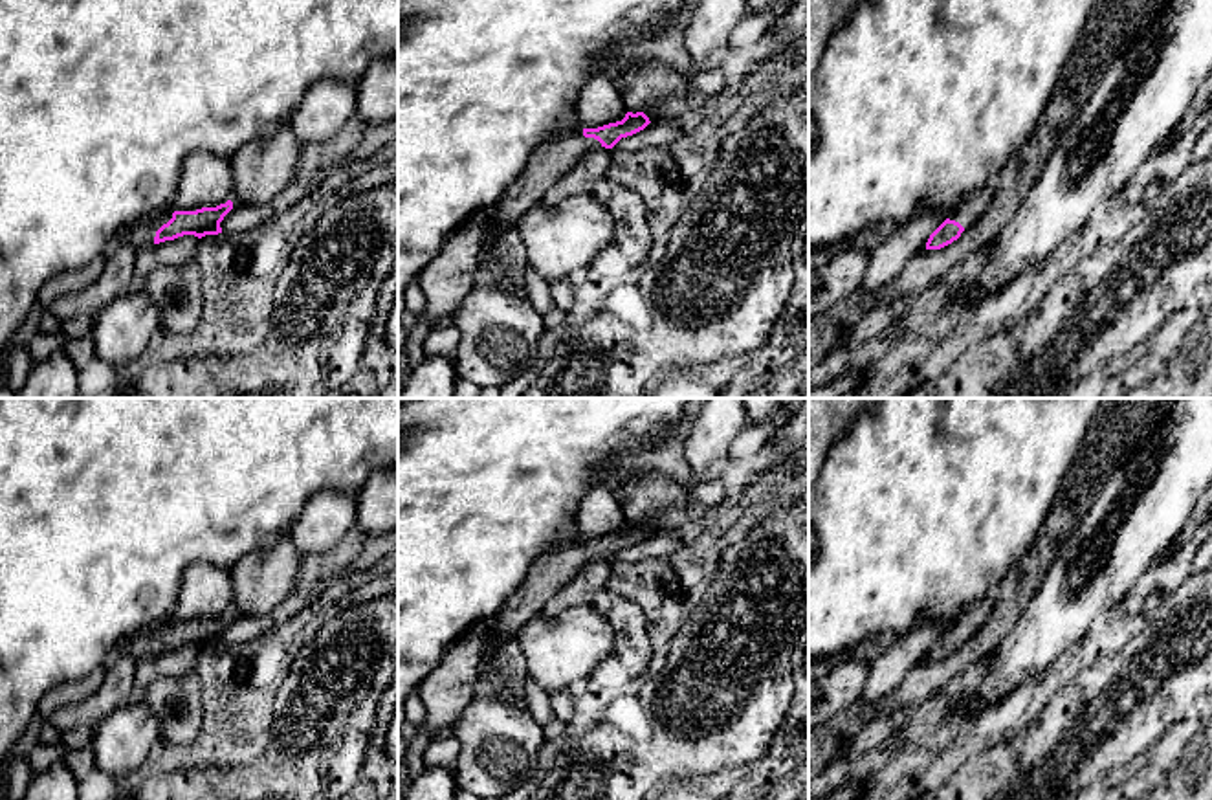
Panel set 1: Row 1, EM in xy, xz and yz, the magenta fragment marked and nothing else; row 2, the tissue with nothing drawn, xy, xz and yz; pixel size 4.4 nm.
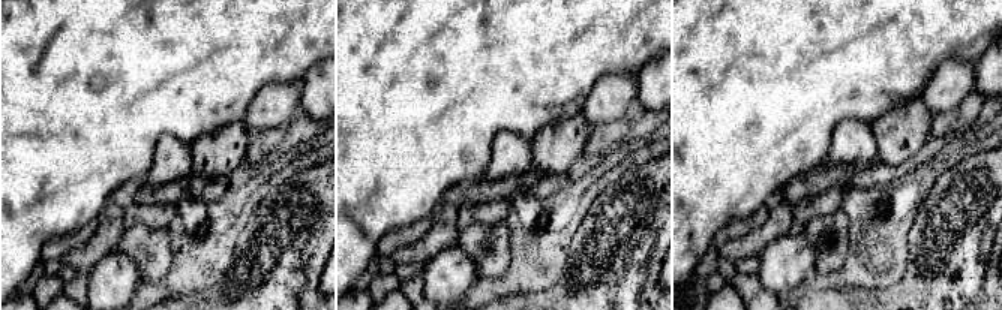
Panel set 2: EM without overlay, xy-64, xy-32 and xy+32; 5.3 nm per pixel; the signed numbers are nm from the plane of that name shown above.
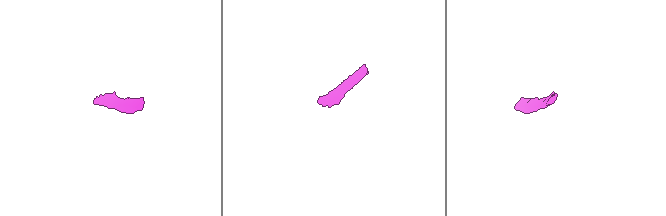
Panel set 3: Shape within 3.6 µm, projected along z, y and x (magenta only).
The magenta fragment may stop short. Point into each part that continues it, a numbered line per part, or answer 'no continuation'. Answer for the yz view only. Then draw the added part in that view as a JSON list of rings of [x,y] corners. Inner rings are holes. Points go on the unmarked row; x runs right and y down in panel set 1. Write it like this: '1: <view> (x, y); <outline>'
1: yz (970, 619); [[[983,598],[981,602],[961,611],[948,626],[950,631],[959,633],[964,640],[979,629],[994,609],[994,598]]]

